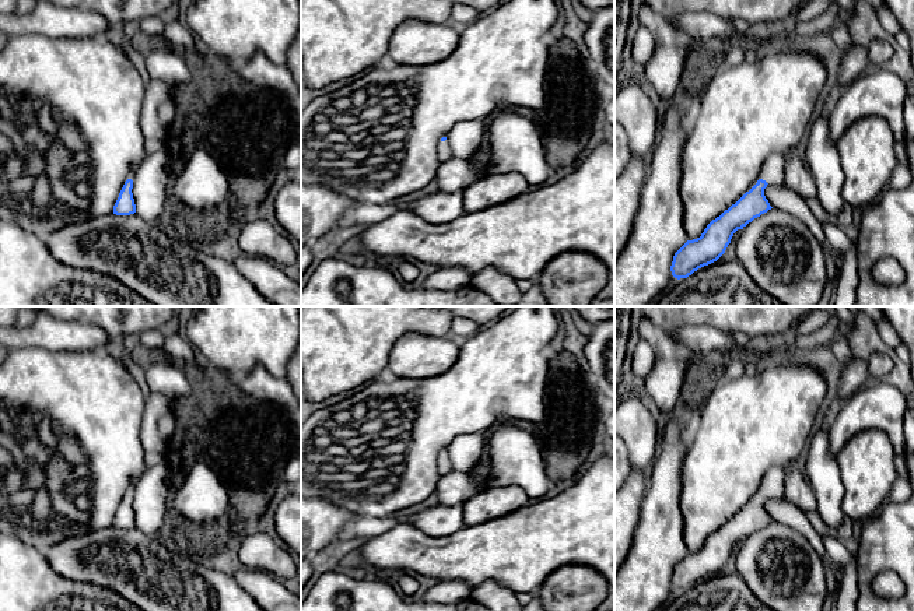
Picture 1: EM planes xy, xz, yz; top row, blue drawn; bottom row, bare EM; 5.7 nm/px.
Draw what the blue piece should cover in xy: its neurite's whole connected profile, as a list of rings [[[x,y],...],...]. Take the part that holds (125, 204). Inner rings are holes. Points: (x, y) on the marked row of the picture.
[[[140,164],[134,165],[132,168],[132,171],[127,173],[127,180],[125,182],[119,197],[113,206],[113,214],[116,215],[130,215],[136,213],[136,204],[134,204],[134,199],[133,199],[133,178],[136,175],[137,166]]]

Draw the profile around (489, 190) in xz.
[[[516,172],[486,173],[462,192],[465,211],[474,213],[500,206],[525,194],[529,192],[529,186],[526,179]]]

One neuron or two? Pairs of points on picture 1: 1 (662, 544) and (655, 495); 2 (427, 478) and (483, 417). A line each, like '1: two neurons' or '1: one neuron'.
1: one neuron
2: one neuron

